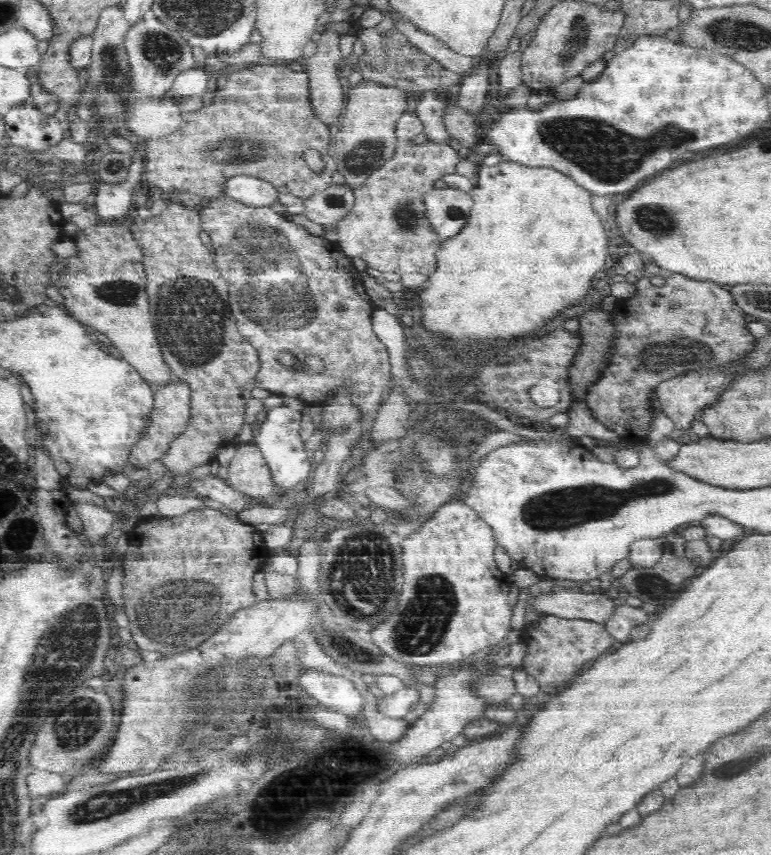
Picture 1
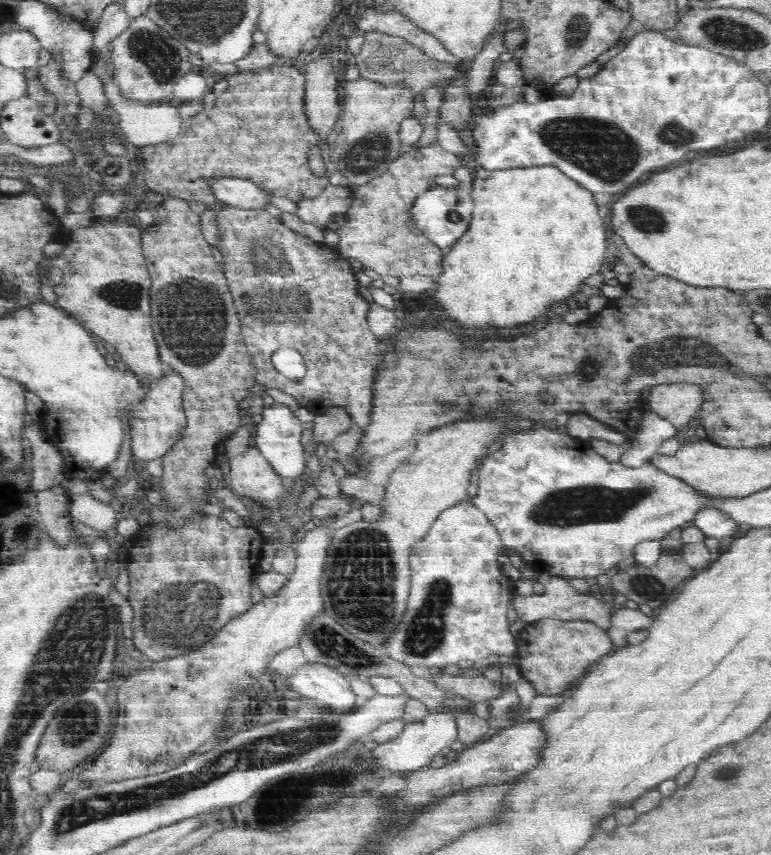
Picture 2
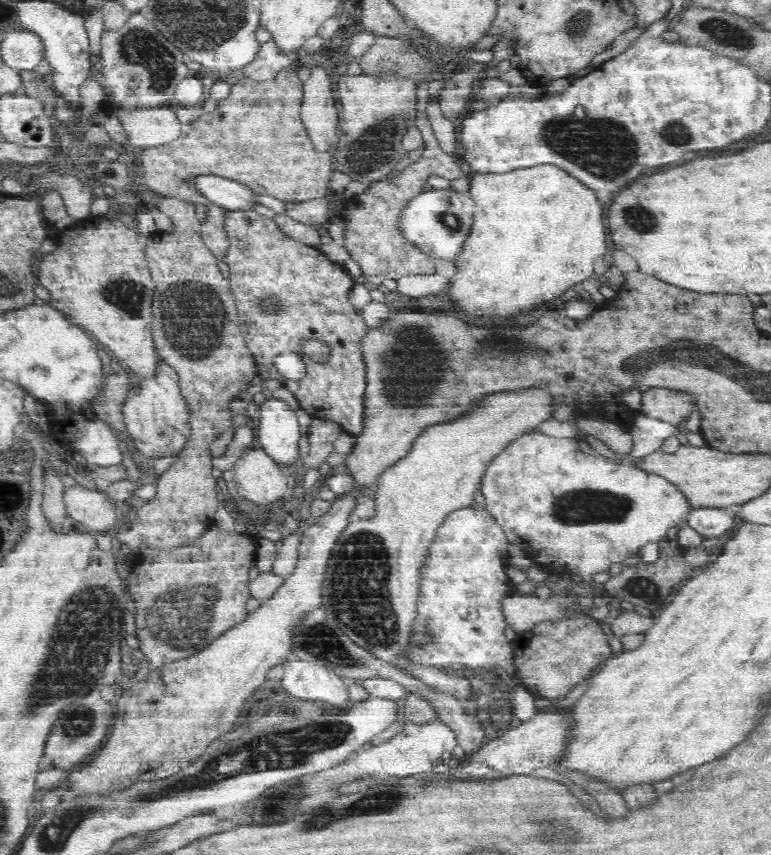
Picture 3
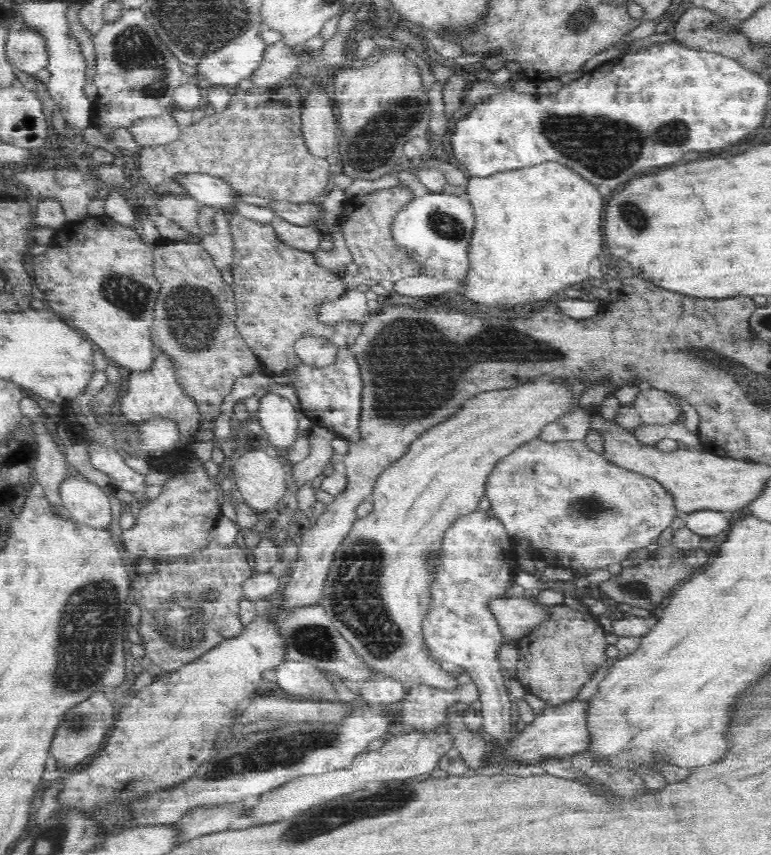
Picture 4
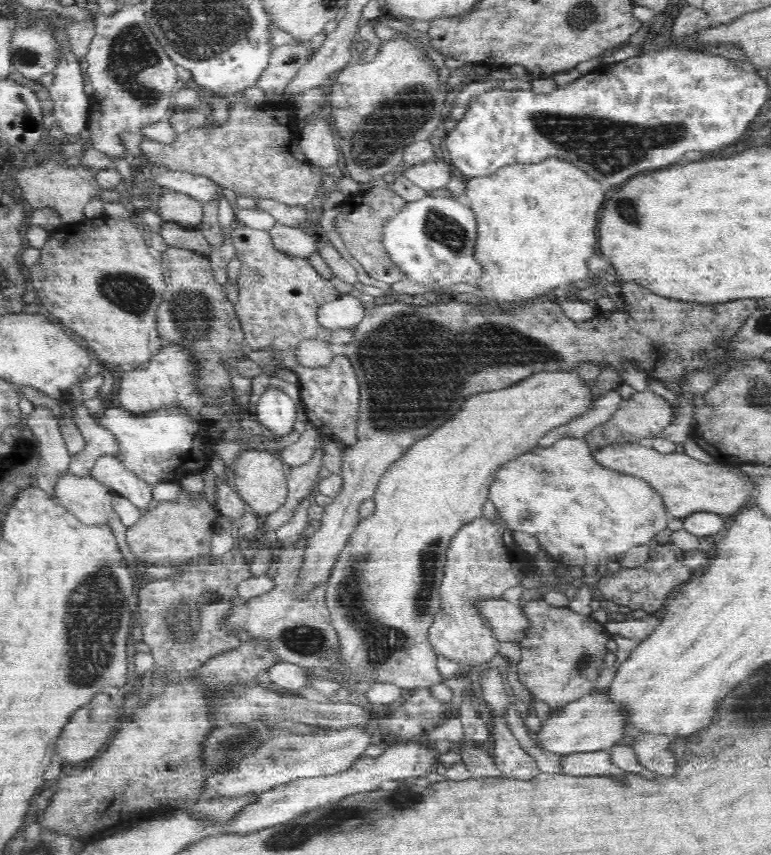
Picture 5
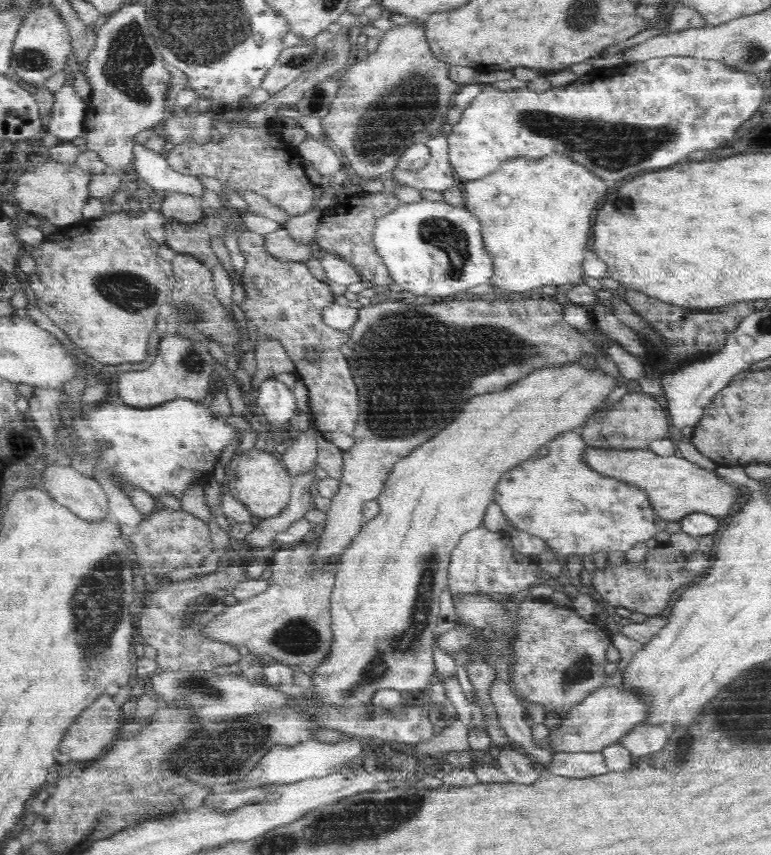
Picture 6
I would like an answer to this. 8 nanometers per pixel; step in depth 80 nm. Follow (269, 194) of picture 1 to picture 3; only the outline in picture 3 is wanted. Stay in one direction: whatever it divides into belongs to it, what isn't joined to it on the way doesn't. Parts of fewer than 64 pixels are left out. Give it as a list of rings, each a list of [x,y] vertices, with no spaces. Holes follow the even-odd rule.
[[[206,175],[197,180],[197,187],[205,197],[225,210],[252,210],[258,202],[258,193],[240,180]]]

